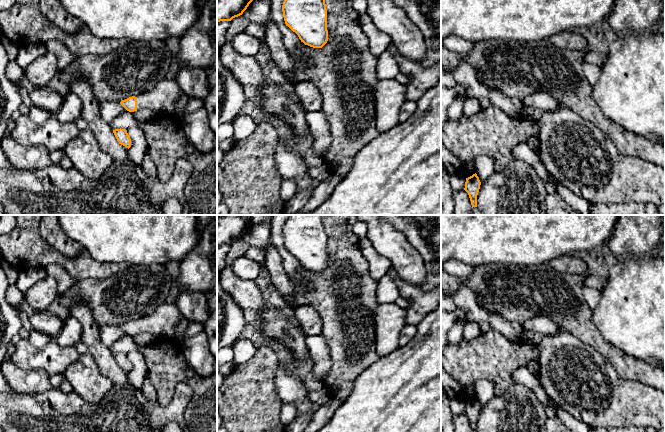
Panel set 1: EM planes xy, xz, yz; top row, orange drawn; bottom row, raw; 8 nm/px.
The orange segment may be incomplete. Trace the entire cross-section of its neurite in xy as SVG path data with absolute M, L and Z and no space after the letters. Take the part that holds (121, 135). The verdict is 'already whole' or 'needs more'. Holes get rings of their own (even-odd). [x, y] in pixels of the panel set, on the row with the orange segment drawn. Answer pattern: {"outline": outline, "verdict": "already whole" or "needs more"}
{"outline": "M121 128L115 129L113 130L113 133L119 144L125 146L128 149L131 147L131 139L127 133L127 130Z", "verdict": "already whole"}

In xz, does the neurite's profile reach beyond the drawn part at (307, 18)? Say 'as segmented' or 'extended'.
as segmented

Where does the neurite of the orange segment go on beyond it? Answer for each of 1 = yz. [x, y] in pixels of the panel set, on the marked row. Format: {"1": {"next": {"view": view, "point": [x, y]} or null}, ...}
{"1": {"next": null}}

